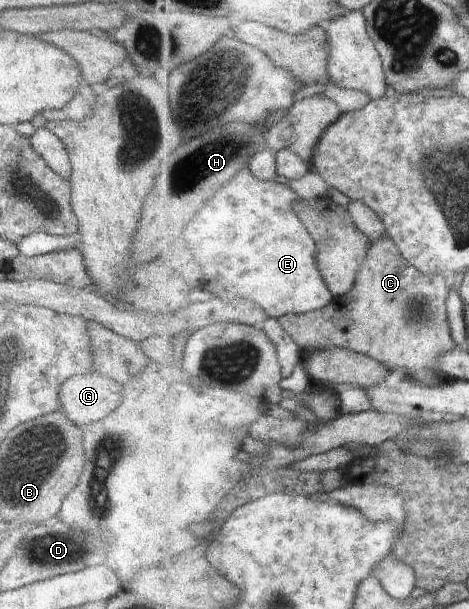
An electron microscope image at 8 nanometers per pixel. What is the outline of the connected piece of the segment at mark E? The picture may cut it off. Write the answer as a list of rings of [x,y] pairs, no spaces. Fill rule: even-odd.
[[[247,165],[237,174],[237,178],[235,178],[231,184],[225,186],[225,190],[221,190],[221,194],[217,194],[217,196],[205,206],[205,210],[203,210],[201,214],[195,216],[195,222],[191,222],[191,226],[187,228],[187,238],[189,238],[189,242],[193,244],[199,262],[207,268],[207,280],[209,280],[209,286],[207,286],[207,288],[209,288],[211,292],[215,292],[215,296],[223,296],[223,298],[229,298],[229,300],[231,300],[231,298],[251,298],[251,300],[259,302],[259,304],[267,310],[266,313],[269,314],[269,316],[279,316],[279,318],[282,317],[283,314],[294,315],[301,312],[309,313],[333,305],[331,302],[337,298],[333,298],[332,290],[318,267],[318,250],[317,244],[315,244],[315,238],[311,236],[311,231],[308,226],[301,221],[301,218],[295,213],[295,208],[293,208],[295,200],[299,199],[301,199],[300,194],[296,194],[293,187],[289,186],[285,181],[269,182],[261,180],[253,174],[250,165]]]

